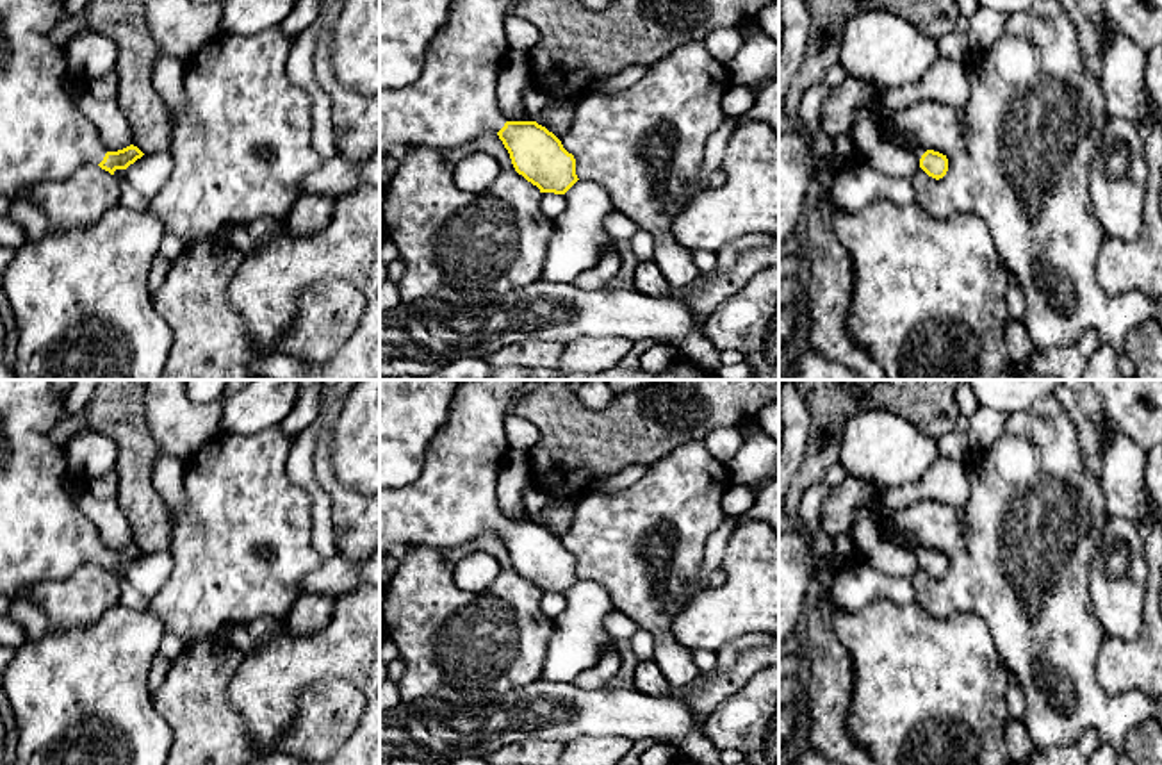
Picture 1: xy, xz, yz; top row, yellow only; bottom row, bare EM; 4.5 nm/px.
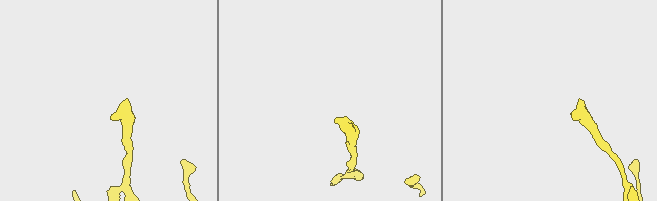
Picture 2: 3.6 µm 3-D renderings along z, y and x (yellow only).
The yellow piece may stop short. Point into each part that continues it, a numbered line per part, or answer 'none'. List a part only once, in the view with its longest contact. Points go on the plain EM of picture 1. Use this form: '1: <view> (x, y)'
1: xy (43, 537)

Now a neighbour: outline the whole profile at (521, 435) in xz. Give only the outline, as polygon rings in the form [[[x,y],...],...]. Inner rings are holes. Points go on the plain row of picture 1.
[[[513,412],[504,419],[504,435],[510,449],[528,451],[538,444],[540,432]]]

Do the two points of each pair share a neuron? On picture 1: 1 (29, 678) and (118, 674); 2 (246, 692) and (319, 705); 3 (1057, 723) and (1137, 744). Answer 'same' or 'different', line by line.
1: same
2: different
3: different

